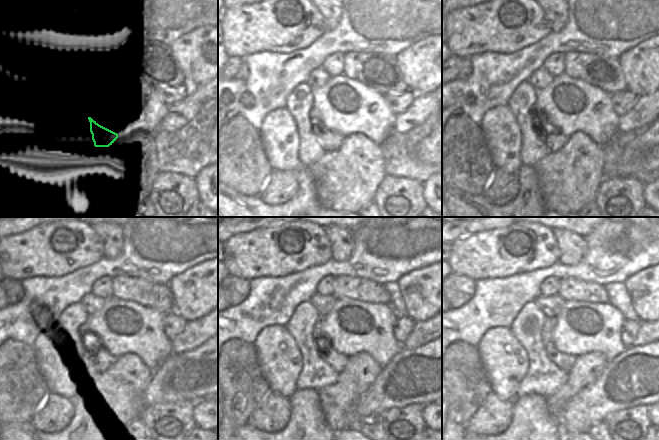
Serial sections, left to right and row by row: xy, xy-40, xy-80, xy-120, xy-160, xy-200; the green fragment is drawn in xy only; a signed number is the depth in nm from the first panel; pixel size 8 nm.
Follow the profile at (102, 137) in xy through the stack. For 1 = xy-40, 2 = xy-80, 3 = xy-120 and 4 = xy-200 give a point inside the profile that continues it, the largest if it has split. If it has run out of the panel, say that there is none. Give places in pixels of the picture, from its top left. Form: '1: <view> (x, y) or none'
1: xy-40 (329, 140)
2: xy-80 (554, 141)
3: xy-120 (106, 361)
4: xy-200 (563, 361)

